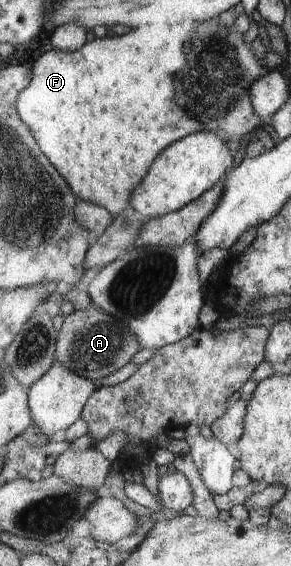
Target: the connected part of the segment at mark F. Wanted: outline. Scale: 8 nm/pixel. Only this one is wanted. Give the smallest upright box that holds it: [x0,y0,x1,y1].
[17,17,269,215]

